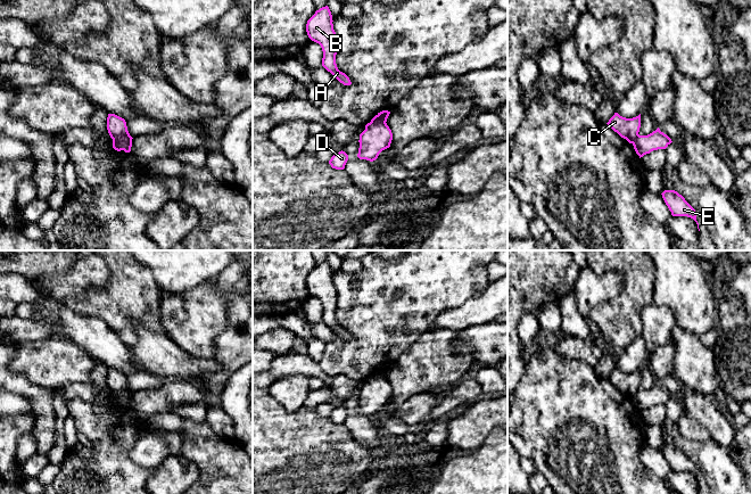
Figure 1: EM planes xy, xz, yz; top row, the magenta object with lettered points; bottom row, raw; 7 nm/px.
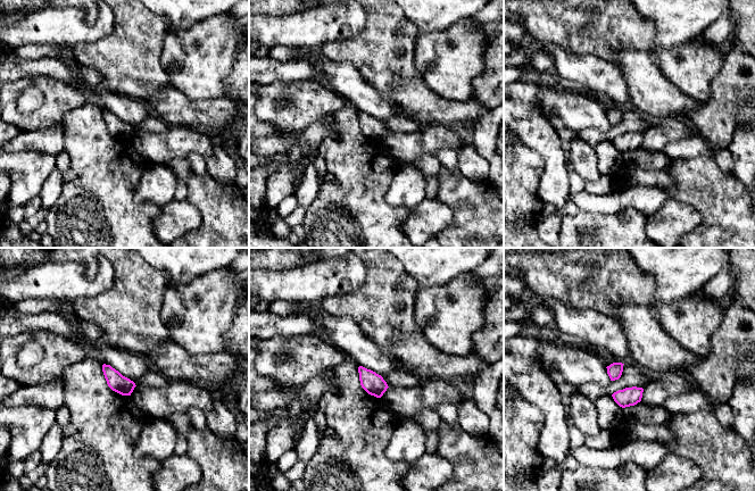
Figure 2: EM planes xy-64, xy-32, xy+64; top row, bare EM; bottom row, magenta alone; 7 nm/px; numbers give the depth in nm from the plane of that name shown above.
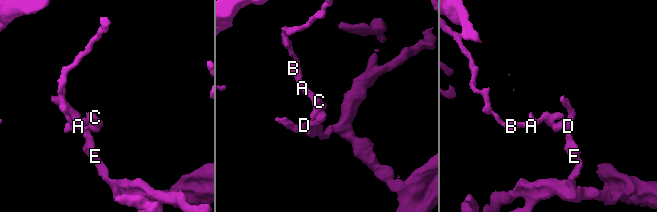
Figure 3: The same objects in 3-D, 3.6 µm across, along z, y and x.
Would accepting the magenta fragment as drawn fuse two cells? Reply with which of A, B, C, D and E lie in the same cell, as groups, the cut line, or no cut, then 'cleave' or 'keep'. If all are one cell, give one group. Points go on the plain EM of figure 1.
groups A B C / D E; cut xy (113, 394), (131, 395); cleave

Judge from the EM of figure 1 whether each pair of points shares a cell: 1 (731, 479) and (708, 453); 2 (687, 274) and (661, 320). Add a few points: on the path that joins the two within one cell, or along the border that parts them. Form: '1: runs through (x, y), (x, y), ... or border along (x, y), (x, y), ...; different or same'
1: runs through (726, 472), (714, 460); same
2: border along (653, 302), (666, 306), (676, 324); different

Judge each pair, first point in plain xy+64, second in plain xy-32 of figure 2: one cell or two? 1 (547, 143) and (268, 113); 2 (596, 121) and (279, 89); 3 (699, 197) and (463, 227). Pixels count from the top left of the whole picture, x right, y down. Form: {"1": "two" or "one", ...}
{"1": "two", "2": "one", "3": "one"}

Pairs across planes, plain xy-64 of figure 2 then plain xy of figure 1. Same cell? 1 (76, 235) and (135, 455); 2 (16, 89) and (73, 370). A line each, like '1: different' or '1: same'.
1: different
2: same

